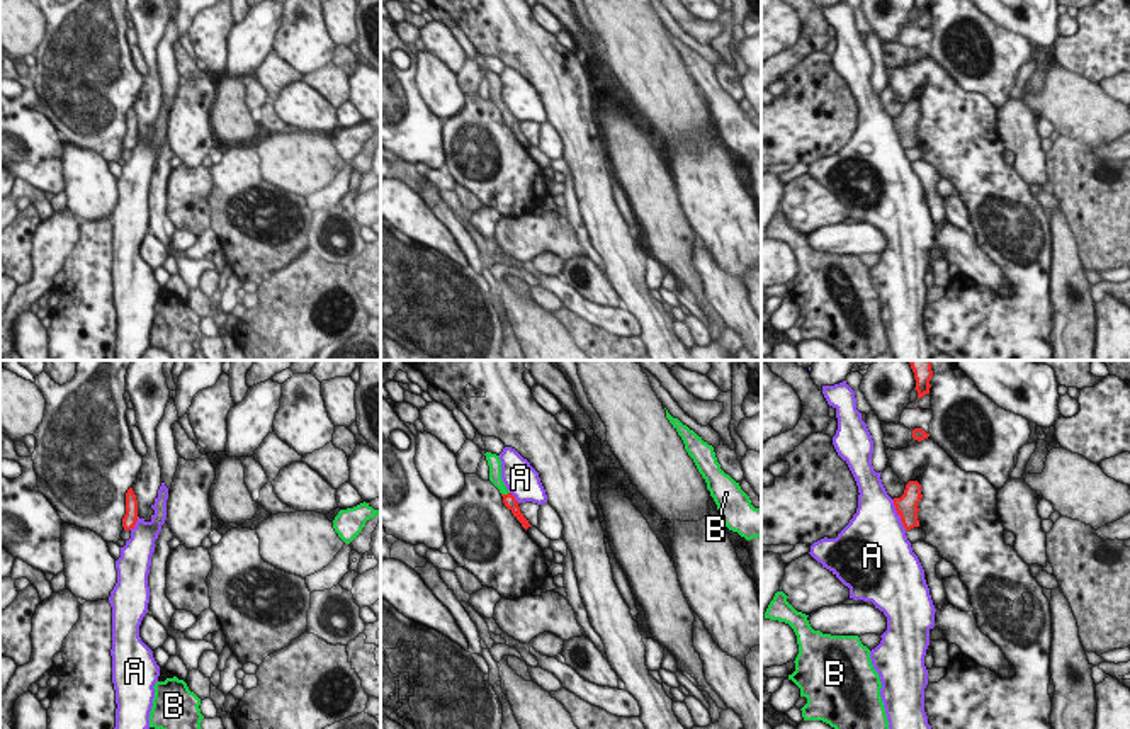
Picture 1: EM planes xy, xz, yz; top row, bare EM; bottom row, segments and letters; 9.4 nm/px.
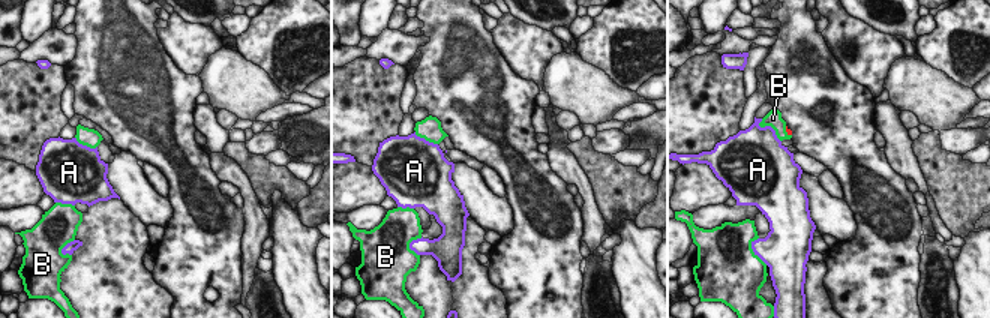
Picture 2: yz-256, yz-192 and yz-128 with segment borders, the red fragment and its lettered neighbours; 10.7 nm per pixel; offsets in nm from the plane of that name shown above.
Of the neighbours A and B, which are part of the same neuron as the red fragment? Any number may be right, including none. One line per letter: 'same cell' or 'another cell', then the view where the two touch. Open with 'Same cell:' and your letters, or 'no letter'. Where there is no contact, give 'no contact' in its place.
Same cell: B
A: another cell; contact in yz
B: same cell; contact in xz

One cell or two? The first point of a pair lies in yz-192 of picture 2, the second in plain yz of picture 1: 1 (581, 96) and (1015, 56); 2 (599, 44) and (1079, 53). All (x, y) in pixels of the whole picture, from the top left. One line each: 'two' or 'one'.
1: two
2: one

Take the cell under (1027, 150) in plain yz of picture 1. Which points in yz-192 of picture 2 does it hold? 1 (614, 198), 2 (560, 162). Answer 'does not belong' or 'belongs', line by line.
1: does not belong
2: belongs

